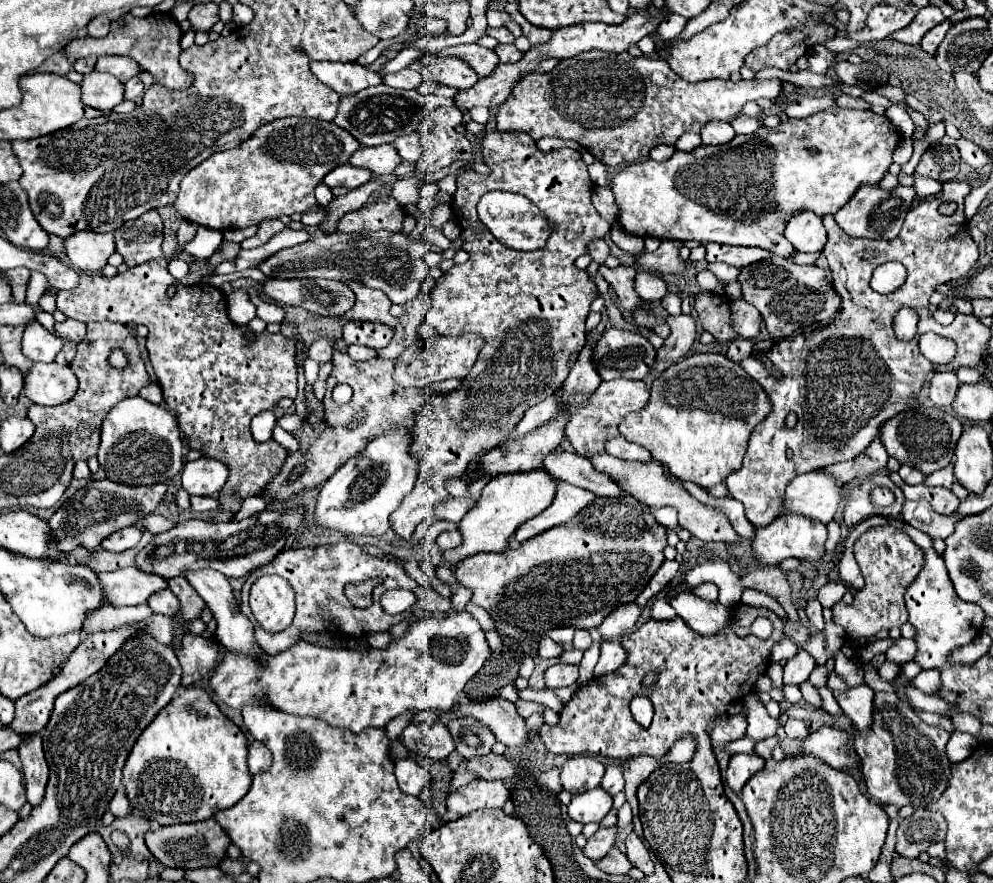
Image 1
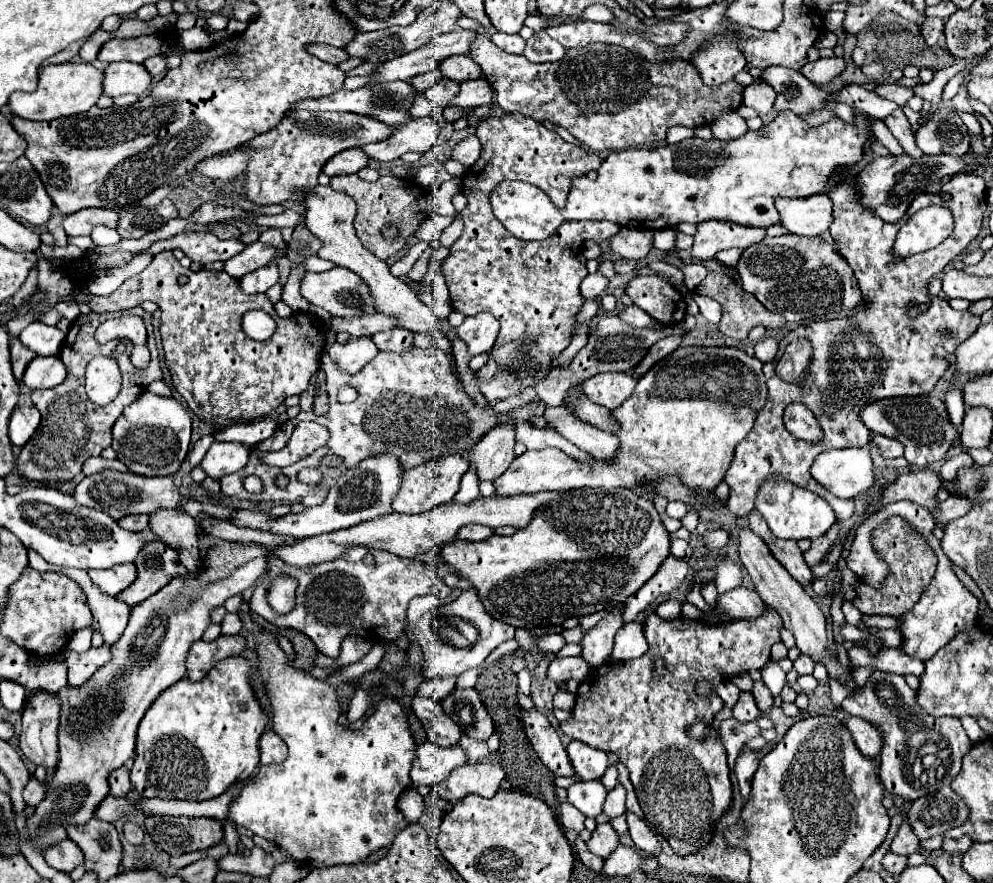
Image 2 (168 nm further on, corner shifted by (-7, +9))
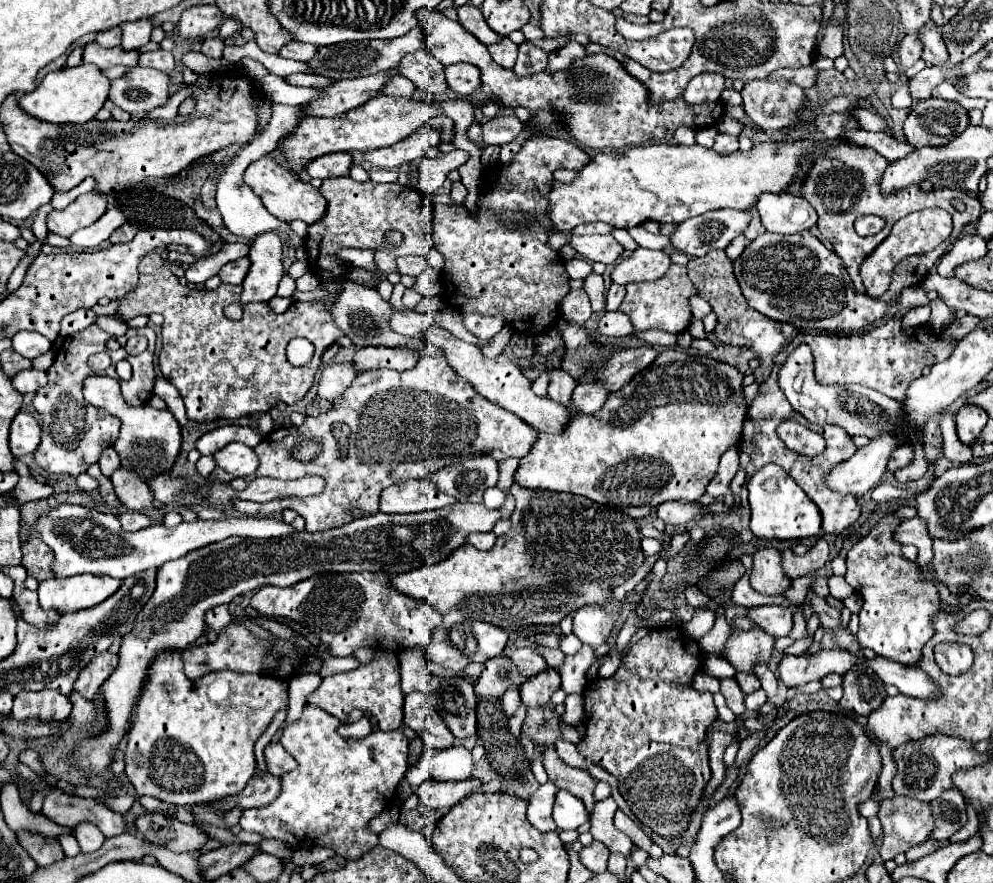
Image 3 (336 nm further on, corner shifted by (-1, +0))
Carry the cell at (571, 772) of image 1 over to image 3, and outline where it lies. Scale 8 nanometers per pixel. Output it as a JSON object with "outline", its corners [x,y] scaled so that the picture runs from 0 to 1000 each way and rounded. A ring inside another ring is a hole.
{"outline":[[[563,837],[563,839],[559,839],[557,846],[559,846],[561,855],[563,855],[571,866],[581,869],[581,871],[589,871],[589,857],[581,851],[581,846],[579,846],[577,841],[573,841],[573,839],[569,839],[569,837]]]}

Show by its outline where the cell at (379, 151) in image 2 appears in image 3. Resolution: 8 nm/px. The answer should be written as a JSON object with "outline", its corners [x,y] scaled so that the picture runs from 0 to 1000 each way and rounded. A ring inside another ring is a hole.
{"outline":[[[432,142],[422,144],[414,155],[408,155],[406,160],[394,164],[394,166],[386,166],[386,169],[378,169],[378,171],[370,171],[368,180],[382,191],[396,191],[402,189],[406,185],[414,185],[420,180],[426,180],[430,169],[440,162],[440,148]]]}

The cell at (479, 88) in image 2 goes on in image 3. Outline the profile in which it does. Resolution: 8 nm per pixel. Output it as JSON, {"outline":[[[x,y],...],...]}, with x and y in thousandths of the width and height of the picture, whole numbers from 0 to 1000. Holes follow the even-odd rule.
{"outline":[[[382,105],[374,114],[368,114],[366,119],[345,128],[343,133],[323,135],[323,133],[309,133],[301,139],[297,153],[291,153],[285,160],[285,173],[289,176],[293,194],[299,198],[307,191],[307,187],[323,176],[335,173],[335,171],[374,171],[398,164],[400,160],[412,155],[418,146],[422,146],[426,139],[430,139],[438,130],[452,130],[458,139],[458,148],[468,155],[468,148],[476,139],[478,121],[470,112],[458,112],[458,114],[440,114],[438,117],[426,117],[418,114],[416,110],[394,110]]]}

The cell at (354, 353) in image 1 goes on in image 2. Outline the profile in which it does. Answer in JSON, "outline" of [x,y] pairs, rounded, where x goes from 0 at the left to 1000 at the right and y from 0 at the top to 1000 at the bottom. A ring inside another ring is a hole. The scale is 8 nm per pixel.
{"outline":[[[358,383],[345,390],[335,390],[331,396],[331,403],[343,414],[343,419],[358,424],[362,417],[366,417],[372,408],[376,408],[382,399],[382,394],[376,390],[374,383]]]}

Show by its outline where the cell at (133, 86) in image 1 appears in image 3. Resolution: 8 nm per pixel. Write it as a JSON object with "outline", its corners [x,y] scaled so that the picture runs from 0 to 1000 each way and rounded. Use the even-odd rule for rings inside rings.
{"outline":[[[158,55],[158,58],[152,58],[152,60],[142,60],[140,74],[142,76],[154,76],[154,78],[160,78],[164,83],[172,83],[174,76],[176,76],[176,67],[174,67],[172,58]]]}

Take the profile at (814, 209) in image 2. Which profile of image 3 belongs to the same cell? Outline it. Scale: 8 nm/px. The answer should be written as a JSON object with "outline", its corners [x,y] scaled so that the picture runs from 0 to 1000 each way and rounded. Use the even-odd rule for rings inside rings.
{"outline":[[[766,219],[762,241],[776,264],[807,264],[823,253],[821,237],[797,219]]]}

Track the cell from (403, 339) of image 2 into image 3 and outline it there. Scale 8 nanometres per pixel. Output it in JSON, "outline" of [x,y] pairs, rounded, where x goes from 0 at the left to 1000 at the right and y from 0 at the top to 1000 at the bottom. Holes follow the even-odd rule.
{"outline":[[[366,393],[355,402],[355,413],[362,420],[372,418],[398,418],[398,420],[410,420],[414,418],[422,407],[422,400],[414,395],[400,395],[400,393]]]}

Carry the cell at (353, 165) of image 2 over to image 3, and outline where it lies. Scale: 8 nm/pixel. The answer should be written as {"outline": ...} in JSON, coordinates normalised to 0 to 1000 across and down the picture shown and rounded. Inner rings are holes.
{"outline":[[[329,173],[329,178],[319,178],[313,187],[309,187],[311,200],[331,203],[331,200],[343,200],[351,198],[351,189],[355,185],[355,178],[351,173]]]}

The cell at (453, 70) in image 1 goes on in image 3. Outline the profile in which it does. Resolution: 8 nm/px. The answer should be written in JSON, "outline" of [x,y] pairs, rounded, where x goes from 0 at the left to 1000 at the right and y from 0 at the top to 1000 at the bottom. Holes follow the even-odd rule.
{"outline":[[[462,71],[448,76],[450,96],[464,110],[472,110],[478,101],[484,99],[484,83],[474,71]]]}

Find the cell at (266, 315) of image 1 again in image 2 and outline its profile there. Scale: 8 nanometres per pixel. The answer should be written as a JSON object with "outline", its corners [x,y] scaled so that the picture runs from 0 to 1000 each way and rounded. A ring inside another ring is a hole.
{"outline":[[[295,299],[293,313],[291,313],[291,317],[289,317],[289,322],[285,324],[285,331],[283,331],[283,342],[287,342],[297,356],[299,353],[311,353],[311,347],[313,347],[301,331],[301,319],[303,319],[305,313],[307,313],[307,306],[303,306],[301,299]]]}

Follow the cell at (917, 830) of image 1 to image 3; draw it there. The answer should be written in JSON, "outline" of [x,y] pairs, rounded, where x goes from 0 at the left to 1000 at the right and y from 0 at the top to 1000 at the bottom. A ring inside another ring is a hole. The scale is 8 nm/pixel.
{"outline":[[[958,894],[938,912],[940,912],[940,921],[944,923],[944,937],[940,939],[938,950],[944,950],[944,952],[956,950],[962,941],[966,941],[974,932],[972,907],[968,896]]]}

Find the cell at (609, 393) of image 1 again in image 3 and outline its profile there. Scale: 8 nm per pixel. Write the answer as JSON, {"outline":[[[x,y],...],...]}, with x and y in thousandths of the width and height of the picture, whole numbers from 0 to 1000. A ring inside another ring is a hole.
{"outline":[[[585,431],[581,434],[575,447],[577,463],[585,468],[599,468],[601,463],[607,461],[611,447],[613,443],[609,443],[605,436],[599,436],[597,431]]]}

